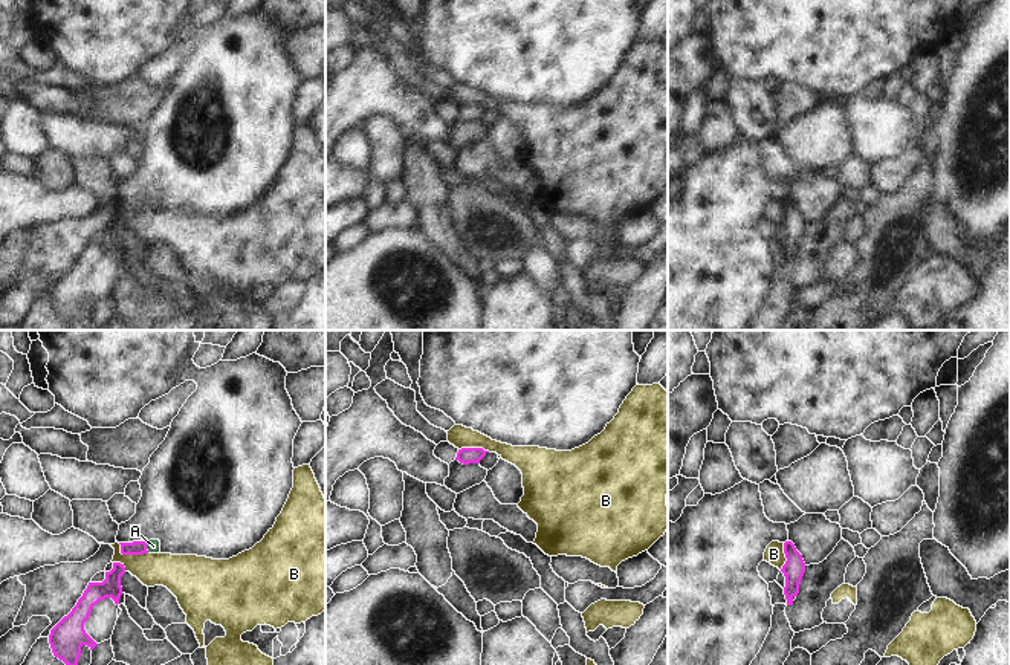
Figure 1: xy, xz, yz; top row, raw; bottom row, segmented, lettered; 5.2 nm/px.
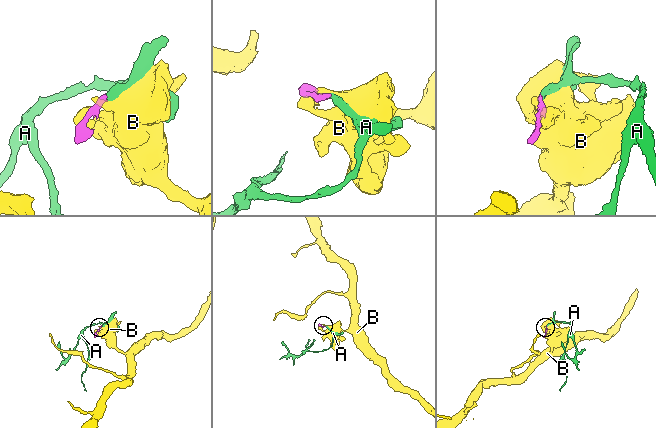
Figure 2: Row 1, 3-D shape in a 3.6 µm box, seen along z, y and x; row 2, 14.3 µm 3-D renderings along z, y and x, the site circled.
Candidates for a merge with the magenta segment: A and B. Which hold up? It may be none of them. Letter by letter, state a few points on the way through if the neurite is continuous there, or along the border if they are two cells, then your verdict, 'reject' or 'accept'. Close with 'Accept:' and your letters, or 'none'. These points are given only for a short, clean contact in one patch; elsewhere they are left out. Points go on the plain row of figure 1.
A: way xy (136, 205), (145, 205), (153, 204); accept
B: reject
Accept: A

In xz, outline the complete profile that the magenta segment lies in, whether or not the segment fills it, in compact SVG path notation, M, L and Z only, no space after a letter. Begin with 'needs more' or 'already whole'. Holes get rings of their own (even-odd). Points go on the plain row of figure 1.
already whole; M461 105L457 110L455 118L463 122L480 121L480 118L487 112L483 105Z

